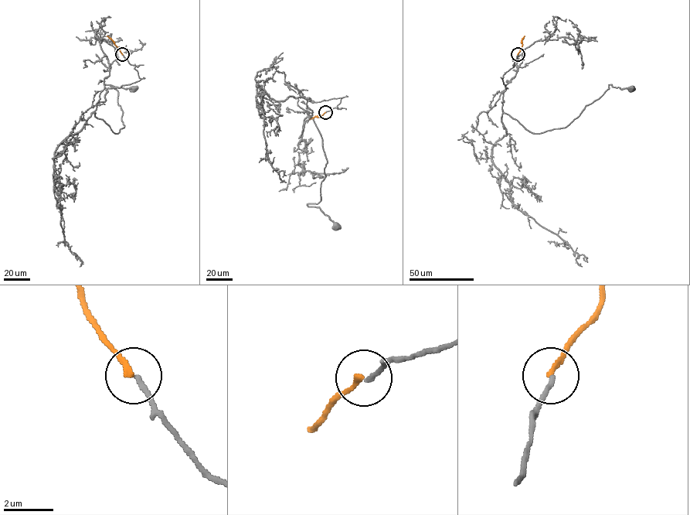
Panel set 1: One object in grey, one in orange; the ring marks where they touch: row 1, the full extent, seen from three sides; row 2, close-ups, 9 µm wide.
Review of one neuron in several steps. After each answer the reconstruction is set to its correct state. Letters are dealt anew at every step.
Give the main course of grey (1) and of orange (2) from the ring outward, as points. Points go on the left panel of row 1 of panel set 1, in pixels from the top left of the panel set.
1: (122, 54), (141, 79), (107, 88), (93, 112), (115, 133), (123, 110), (104, 84), (133, 89)
2: (122, 54), (107, 35)

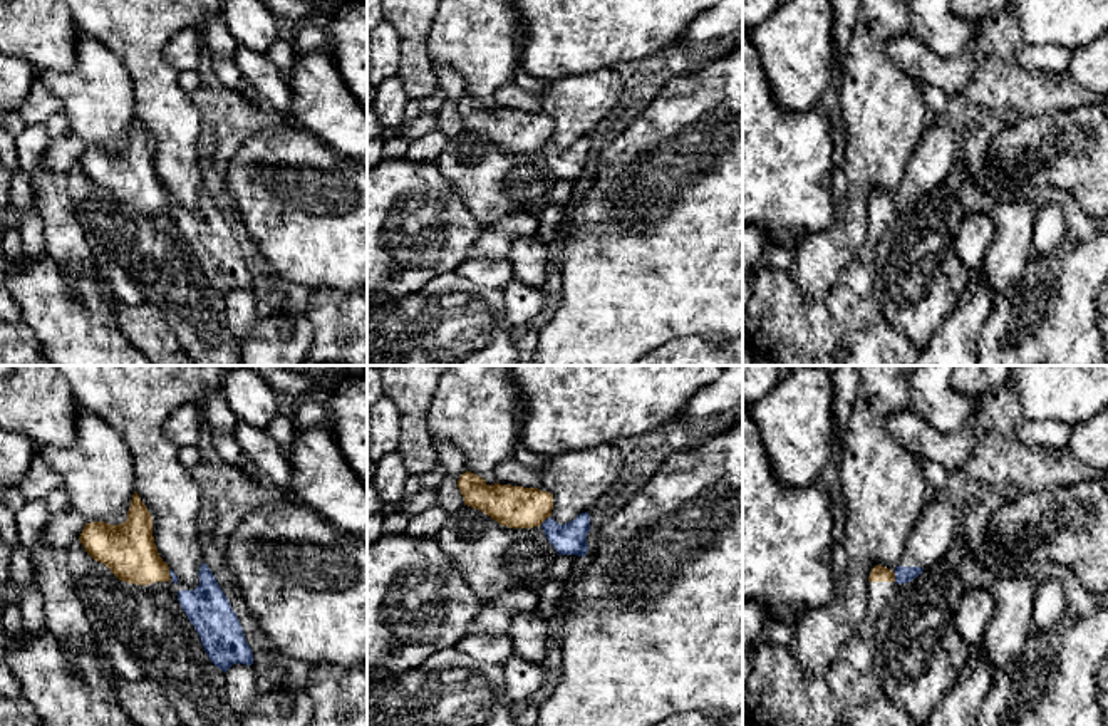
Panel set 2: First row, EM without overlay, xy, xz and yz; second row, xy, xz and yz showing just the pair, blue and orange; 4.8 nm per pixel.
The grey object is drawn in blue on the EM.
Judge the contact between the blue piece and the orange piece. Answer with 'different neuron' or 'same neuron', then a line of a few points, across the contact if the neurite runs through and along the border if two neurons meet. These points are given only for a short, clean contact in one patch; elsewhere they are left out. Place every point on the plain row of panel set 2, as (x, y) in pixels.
different neuron; line xz (550, 140), (540, 150)

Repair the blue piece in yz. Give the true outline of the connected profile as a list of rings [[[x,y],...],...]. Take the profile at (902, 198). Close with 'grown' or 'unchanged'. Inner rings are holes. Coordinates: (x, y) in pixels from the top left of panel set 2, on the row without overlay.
[[[930,126],[922,136],[917,149],[909,159],[900,189],[895,194],[895,206],[907,208],[937,184],[942,184],[962,154],[964,132],[950,126]]]; grown

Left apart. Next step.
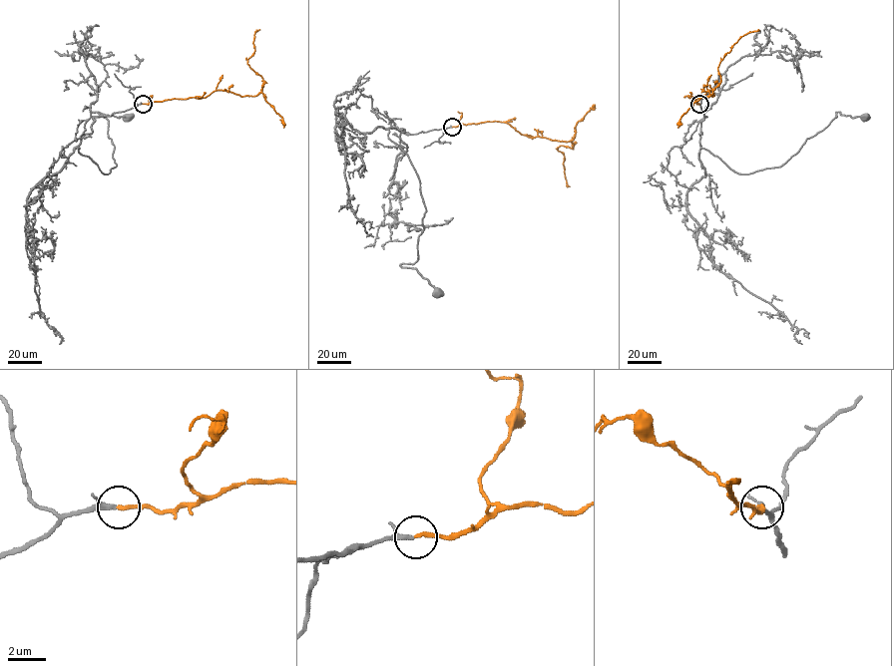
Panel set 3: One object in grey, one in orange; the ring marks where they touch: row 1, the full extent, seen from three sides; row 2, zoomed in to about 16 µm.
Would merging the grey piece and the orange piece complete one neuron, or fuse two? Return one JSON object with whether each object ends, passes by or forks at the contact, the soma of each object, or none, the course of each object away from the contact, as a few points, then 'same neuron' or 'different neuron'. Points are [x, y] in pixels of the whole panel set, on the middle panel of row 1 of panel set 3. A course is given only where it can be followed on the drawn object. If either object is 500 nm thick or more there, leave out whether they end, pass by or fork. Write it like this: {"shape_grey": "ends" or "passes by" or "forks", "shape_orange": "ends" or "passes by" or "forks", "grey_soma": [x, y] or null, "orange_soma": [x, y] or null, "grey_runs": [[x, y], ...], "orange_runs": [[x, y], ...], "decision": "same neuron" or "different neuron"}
{"shape_grey": "passes by", "shape_orange": "ends", "grey_soma": [437, 292], "orange_soma": null, "grey_runs": [[452, 127], [413, 134], [386, 129], [413, 166], [425, 208], [418, 259], [400, 265], [415, 268], [437, 293]], "orange_runs": [[453, 127], [497, 121], [530, 138], [571, 141], [573, 149], [557, 148], [565, 159], [570, 186]], "decision": "same neuron"}

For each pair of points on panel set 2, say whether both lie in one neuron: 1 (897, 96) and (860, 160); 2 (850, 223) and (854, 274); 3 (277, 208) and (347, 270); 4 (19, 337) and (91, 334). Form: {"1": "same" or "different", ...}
{"1": "same", "2": "different", "3": "same", "4": "different"}

